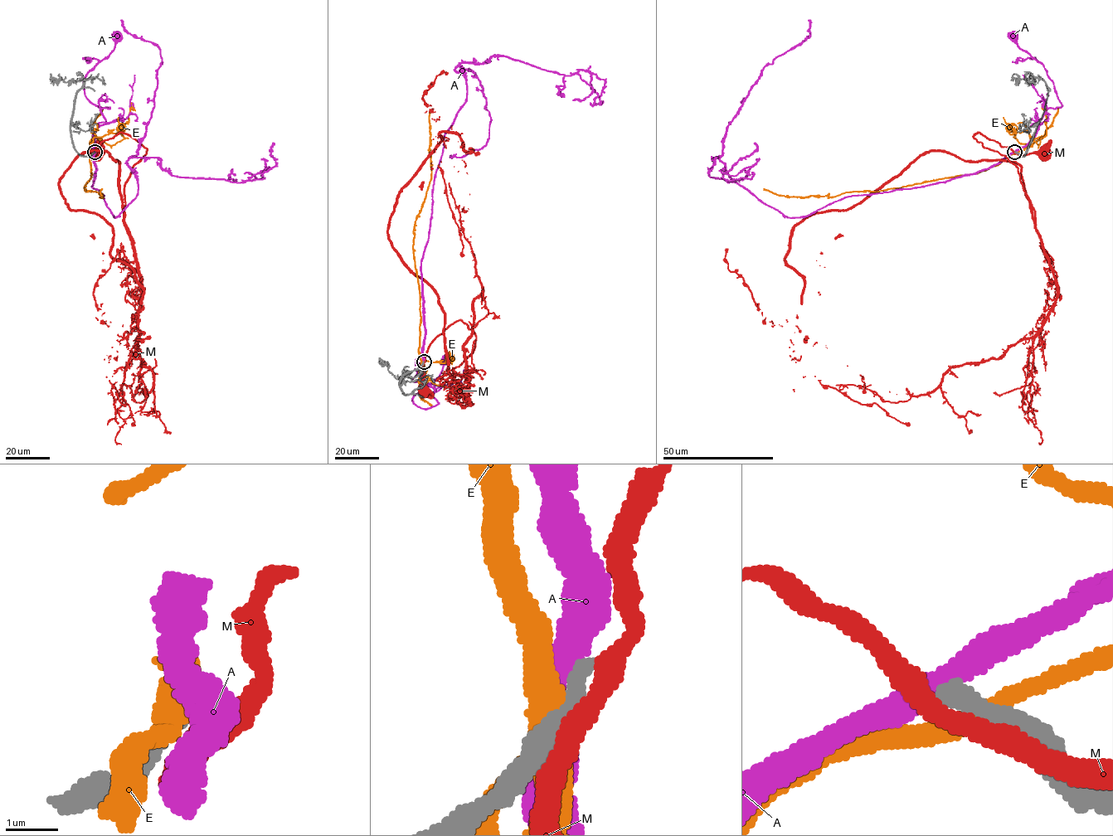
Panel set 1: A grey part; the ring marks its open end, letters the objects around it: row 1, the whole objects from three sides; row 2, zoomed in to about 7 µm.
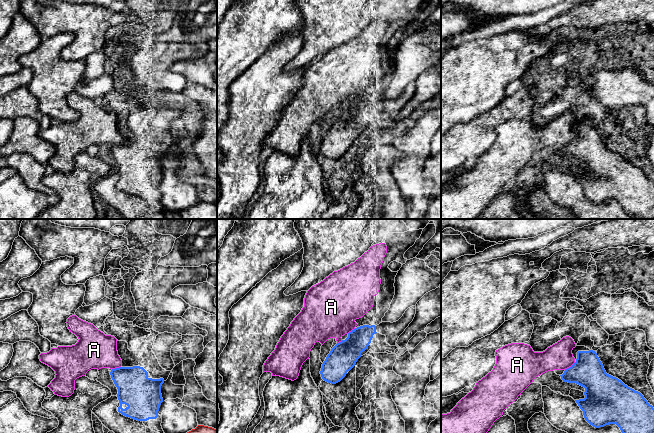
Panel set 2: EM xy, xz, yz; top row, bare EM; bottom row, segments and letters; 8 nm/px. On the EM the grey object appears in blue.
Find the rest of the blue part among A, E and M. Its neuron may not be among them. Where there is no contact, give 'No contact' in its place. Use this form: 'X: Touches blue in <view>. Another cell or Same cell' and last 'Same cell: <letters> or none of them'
A: Touches blue in yz. Another cell
E: No contact. Another cell
M: No contact. Another cell
Same cell: none of them

